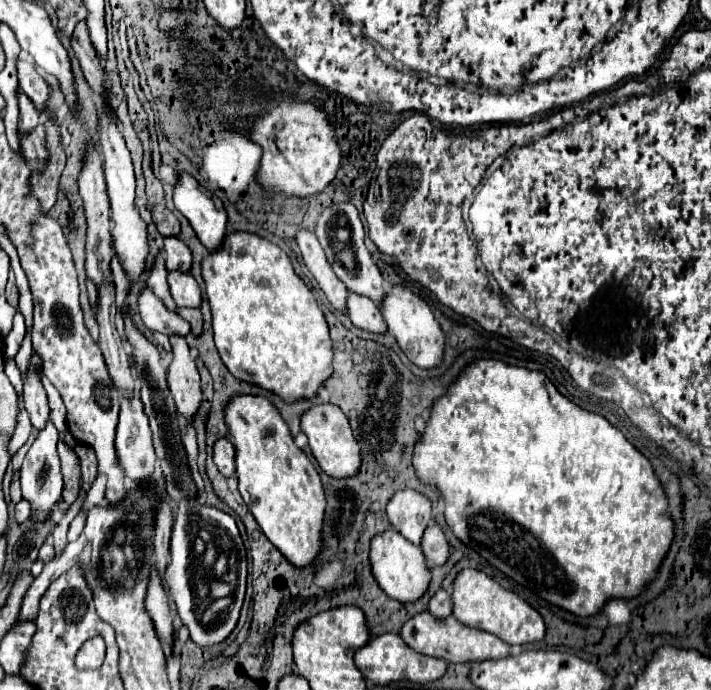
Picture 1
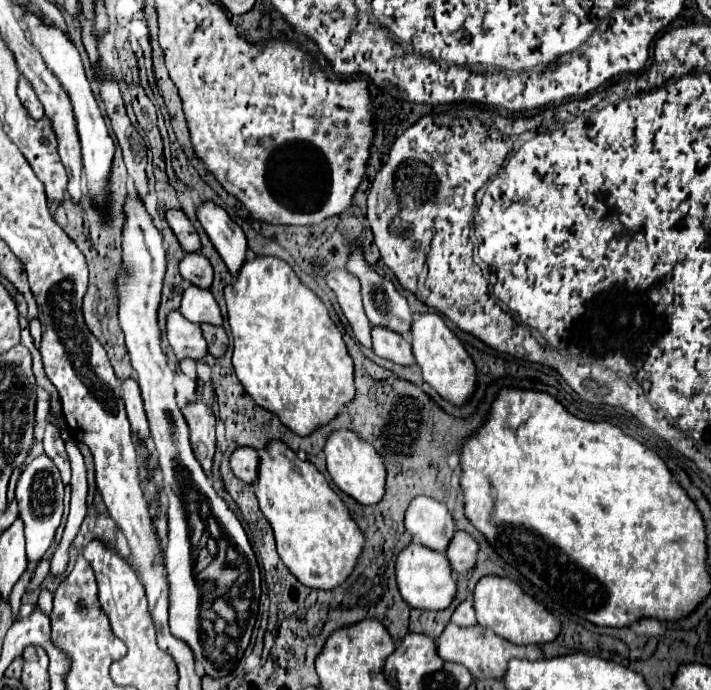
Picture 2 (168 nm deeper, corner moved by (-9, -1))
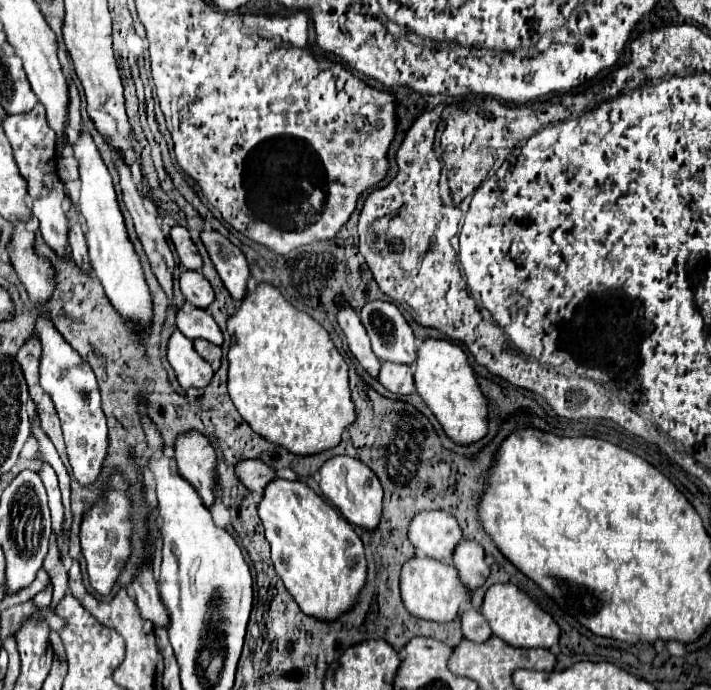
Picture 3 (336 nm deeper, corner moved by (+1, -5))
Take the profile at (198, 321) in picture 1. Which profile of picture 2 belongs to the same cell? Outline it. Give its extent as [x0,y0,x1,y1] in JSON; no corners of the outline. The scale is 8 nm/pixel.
[200,323,228,357]

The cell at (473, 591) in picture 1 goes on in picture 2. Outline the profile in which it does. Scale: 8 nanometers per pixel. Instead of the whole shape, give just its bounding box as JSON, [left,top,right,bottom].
[474,577,560,645]

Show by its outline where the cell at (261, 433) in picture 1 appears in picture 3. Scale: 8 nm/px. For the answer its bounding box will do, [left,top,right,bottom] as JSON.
[258,479,366,623]

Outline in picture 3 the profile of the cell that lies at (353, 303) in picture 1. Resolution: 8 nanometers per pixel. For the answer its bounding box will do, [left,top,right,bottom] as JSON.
[378,363,414,395]

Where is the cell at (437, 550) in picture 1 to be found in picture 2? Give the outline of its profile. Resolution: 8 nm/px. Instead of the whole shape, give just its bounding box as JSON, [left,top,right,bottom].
[446,531,478,575]

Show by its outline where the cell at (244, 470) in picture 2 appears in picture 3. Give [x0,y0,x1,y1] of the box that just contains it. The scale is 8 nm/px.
[236,459,276,495]

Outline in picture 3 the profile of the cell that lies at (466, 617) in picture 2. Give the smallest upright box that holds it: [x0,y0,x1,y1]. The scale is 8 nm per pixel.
[462,609,494,643]

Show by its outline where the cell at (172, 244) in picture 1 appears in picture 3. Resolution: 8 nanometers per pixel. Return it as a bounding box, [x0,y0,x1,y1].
[180,271,214,309]

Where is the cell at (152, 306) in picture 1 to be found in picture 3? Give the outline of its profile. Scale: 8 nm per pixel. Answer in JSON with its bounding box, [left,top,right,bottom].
[168,329,214,389]

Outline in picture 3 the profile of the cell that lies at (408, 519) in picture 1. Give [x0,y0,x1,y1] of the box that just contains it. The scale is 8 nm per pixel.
[410,511,462,559]

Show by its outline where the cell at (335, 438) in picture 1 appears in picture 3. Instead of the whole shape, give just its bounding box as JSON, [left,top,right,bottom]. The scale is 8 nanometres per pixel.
[320,457,382,531]

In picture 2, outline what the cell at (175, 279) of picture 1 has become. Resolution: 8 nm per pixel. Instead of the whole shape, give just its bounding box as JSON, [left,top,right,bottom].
[180,285,222,325]

